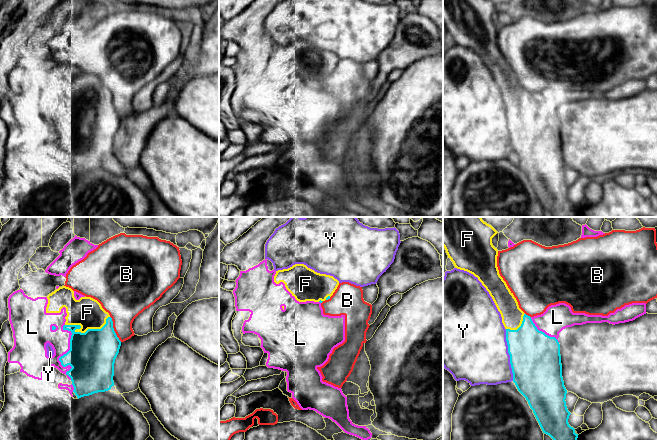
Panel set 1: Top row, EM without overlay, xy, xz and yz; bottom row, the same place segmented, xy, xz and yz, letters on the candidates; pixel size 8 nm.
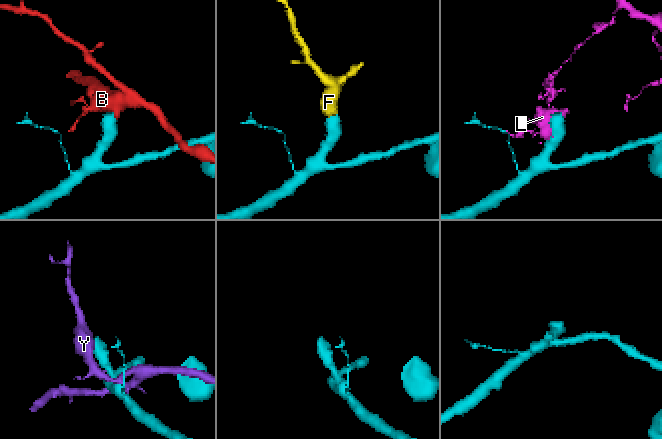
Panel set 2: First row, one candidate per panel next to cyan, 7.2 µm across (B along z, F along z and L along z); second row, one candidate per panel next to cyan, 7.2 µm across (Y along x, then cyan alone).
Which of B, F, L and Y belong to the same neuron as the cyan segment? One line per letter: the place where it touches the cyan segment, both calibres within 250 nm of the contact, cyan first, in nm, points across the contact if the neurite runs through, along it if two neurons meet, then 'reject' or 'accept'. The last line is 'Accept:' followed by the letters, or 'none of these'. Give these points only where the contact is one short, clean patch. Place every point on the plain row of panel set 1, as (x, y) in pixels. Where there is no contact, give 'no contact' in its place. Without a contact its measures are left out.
B: contact xy (113, 105); calibres 360 and 320 nm; border xy (110, 92), (113, 98), (113, 106), (121, 117); reject
F: contact xy (83, 109); calibres 380 and 240 nm; way xy (92, 130), (92, 118), (83, 109), (87, 105), (87, 88); accept
L: contact xy (64, 130); calibres 380 and 220 nm; reject
Y: contact yz (509, 130); calibres 400 and 480 nm; reject
Accept: F

